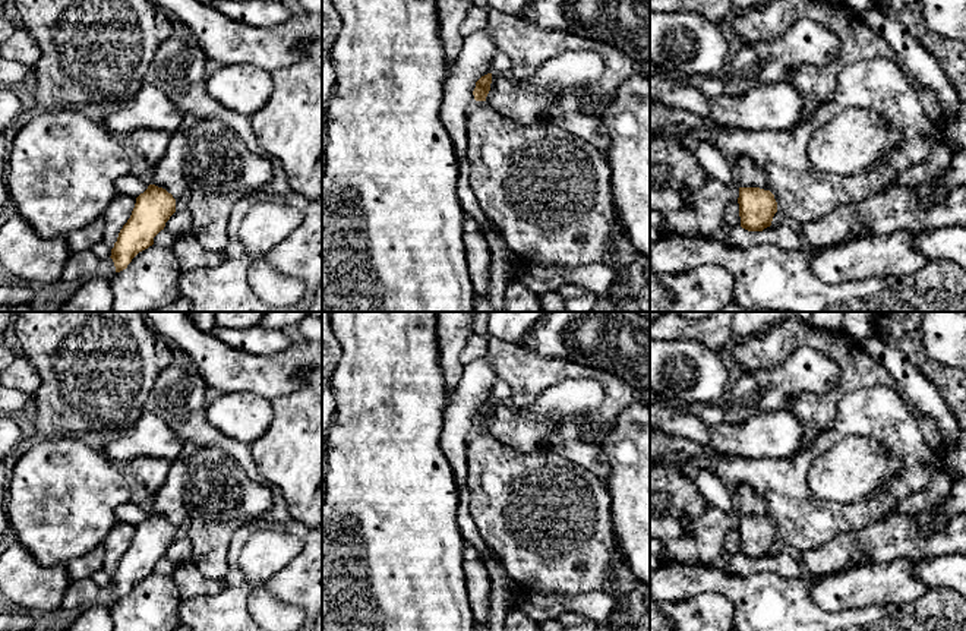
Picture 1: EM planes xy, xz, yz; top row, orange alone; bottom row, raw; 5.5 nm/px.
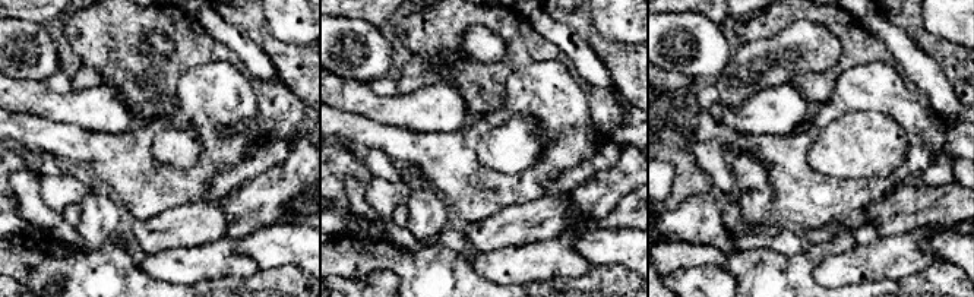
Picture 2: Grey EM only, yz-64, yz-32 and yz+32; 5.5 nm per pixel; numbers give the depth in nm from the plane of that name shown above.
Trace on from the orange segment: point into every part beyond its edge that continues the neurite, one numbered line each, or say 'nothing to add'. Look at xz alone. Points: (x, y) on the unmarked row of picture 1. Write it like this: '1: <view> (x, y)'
1: xz (532, 431)

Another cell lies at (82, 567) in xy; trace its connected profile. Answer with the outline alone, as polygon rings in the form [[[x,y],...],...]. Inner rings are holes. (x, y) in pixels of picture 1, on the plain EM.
[[[104,545],[95,546],[91,552],[70,559],[64,565],[72,581],[91,578],[104,567]]]

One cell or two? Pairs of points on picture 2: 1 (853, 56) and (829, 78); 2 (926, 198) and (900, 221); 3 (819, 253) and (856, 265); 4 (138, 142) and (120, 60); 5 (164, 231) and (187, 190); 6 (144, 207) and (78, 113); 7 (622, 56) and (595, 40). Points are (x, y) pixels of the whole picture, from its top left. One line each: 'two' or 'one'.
1: one
2: one
3: two
4: two
5: two
6: two
7: one

